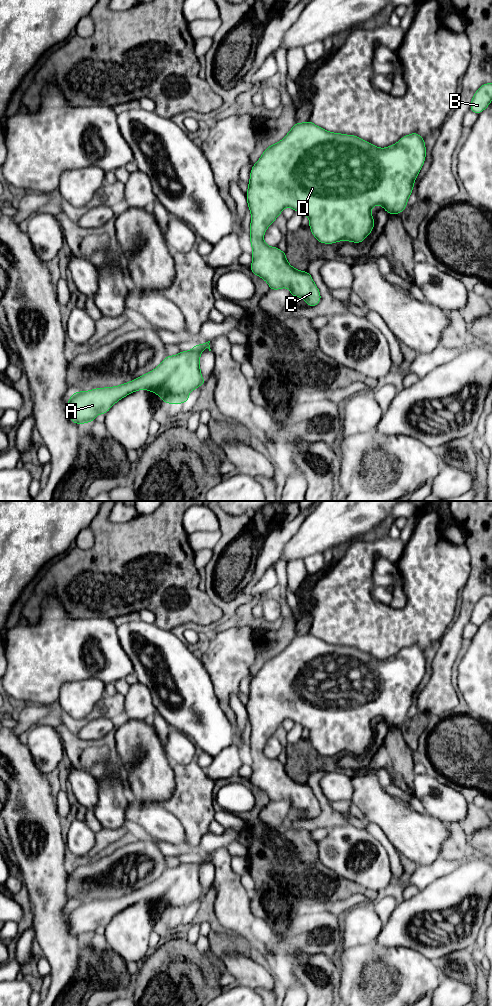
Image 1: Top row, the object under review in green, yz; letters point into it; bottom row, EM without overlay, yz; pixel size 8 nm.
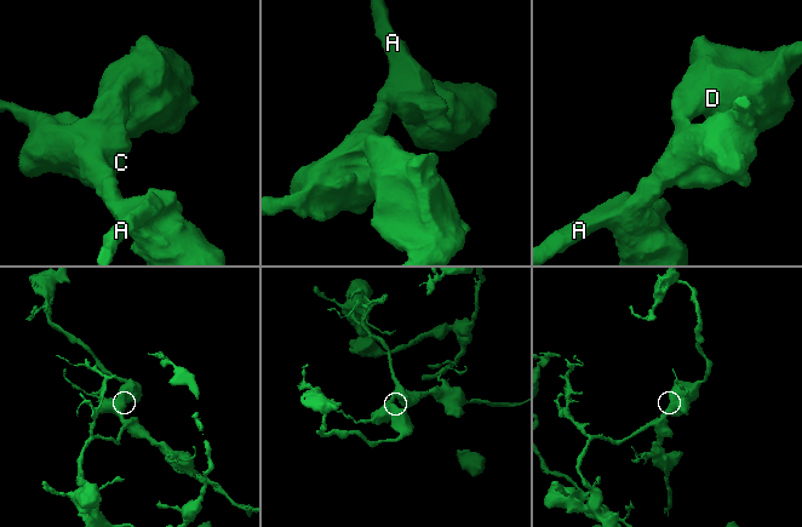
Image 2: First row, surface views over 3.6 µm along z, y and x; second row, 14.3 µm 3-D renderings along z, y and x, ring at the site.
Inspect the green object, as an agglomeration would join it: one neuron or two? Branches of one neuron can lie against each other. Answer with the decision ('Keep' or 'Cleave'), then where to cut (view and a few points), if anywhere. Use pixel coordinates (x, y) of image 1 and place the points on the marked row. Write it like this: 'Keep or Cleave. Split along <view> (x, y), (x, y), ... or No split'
Keep. No split

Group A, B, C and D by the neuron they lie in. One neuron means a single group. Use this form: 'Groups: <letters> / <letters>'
Groups: A B C D

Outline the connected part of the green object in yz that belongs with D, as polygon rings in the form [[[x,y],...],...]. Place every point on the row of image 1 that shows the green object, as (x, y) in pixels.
[[[310,120],[304,123],[296,122],[288,134],[278,143],[266,148],[260,159],[252,166],[250,180],[246,193],[247,204],[251,213],[250,244],[252,245],[253,274],[264,279],[270,290],[288,287],[290,295],[301,297],[310,307],[317,306],[321,294],[308,271],[299,271],[287,261],[286,252],[278,247],[268,246],[264,240],[266,229],[275,222],[285,207],[291,207],[309,218],[309,228],[318,242],[333,244],[338,241],[362,243],[372,232],[375,219],[371,209],[382,205],[387,214],[401,214],[408,206],[408,198],[414,188],[417,178],[426,158],[425,139],[414,132],[403,136],[397,143],[379,148],[362,140],[356,135],[346,135],[329,132]]]

